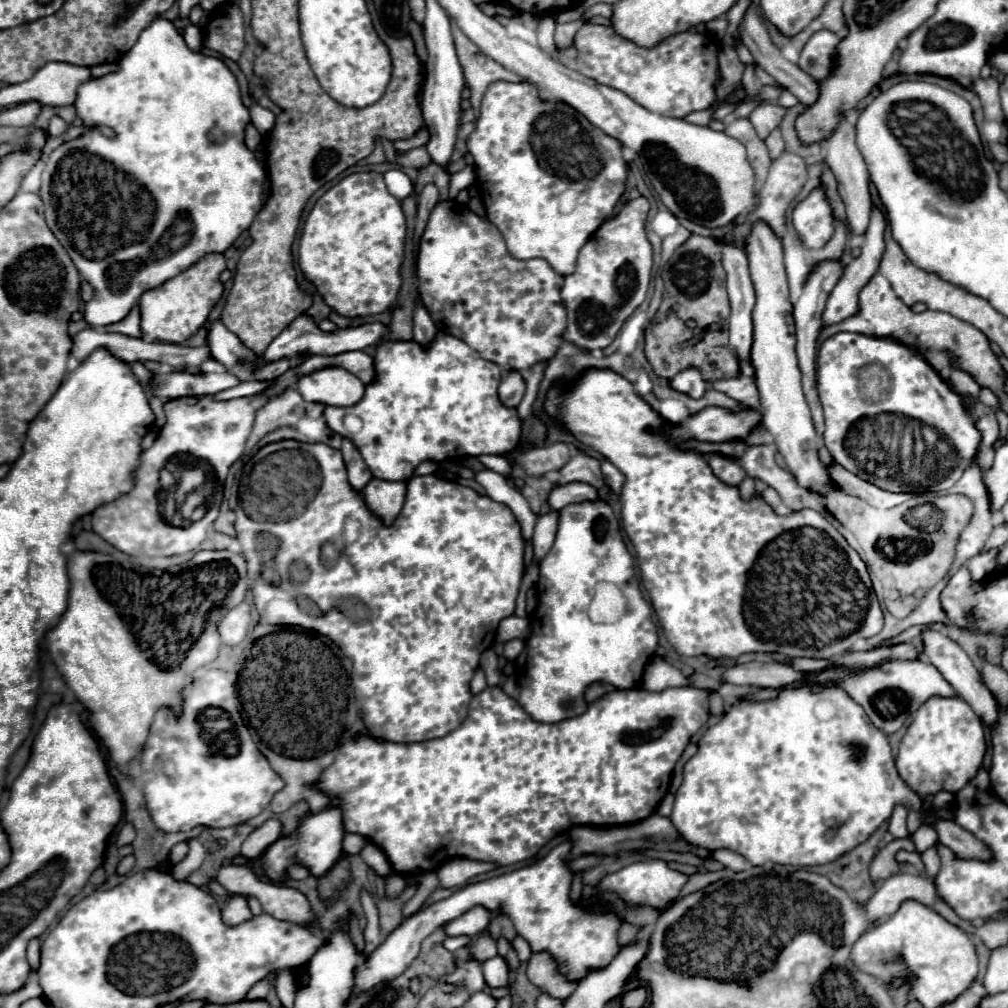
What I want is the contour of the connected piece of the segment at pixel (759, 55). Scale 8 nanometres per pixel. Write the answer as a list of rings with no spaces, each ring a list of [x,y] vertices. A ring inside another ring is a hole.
[[[747,13],[747,15],[745,15],[745,21],[743,21],[741,27],[739,27],[739,31],[741,31],[741,41],[743,41],[743,45],[751,51],[751,55],[753,55],[753,59],[755,59],[757,65],[761,65],[781,87],[785,87],[787,91],[791,91],[805,107],[815,105],[815,101],[819,99],[819,81],[813,79],[809,73],[801,71],[797,65],[793,65],[793,63],[789,63],[787,59],[781,57],[781,51],[773,45],[771,37],[769,37],[769,33],[767,33],[767,27],[765,27],[765,23],[761,21],[759,13]]]

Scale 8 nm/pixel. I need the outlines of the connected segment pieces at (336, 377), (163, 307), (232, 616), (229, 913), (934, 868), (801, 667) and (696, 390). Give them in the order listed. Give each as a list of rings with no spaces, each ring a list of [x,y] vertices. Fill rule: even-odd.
[[[325,367],[303,375],[297,381],[297,391],[305,401],[347,407],[355,405],[363,397],[365,385],[343,367]]]
[[[209,253],[193,263],[189,269],[181,271],[173,279],[165,281],[161,287],[149,289],[139,299],[141,309],[141,333],[149,341],[183,343],[195,335],[209,319],[211,309],[223,295],[223,283],[219,275],[225,271],[225,257],[221,253]]]
[[[241,603],[237,607],[233,607],[219,623],[219,635],[221,635],[221,643],[227,647],[235,647],[239,645],[249,629],[251,623],[251,607],[247,603]]]
[[[231,894],[225,901],[223,909],[221,909],[222,920],[227,925],[239,925],[245,919],[251,919],[253,913],[249,911],[249,907],[245,898],[241,895]]]
[[[931,847],[931,849],[923,851],[923,853],[921,853],[921,859],[923,859],[925,869],[927,869],[927,873],[925,873],[927,879],[929,879],[929,881],[935,881],[937,873],[939,873],[939,865],[941,865],[941,859],[939,859],[939,855],[937,855],[937,849]]]
[[[794,658],[791,661],[791,665],[797,671],[813,672],[827,667],[832,661],[831,659]]]
[[[691,367],[691,369],[685,369],[685,371],[681,371],[679,375],[675,375],[675,377],[671,379],[671,387],[673,387],[675,391],[687,393],[687,395],[699,399],[699,397],[705,393],[707,383],[703,381],[701,373],[699,373],[695,367]]]

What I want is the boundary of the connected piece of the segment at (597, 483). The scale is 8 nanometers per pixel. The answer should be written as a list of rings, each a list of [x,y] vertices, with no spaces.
[[[577,451],[577,455],[559,471],[559,475],[561,477],[557,479],[555,487],[565,485],[565,483],[573,483],[573,481],[583,481],[583,483],[597,487],[601,499],[607,499],[607,485],[601,477],[599,461],[595,457],[589,457],[585,451]]]

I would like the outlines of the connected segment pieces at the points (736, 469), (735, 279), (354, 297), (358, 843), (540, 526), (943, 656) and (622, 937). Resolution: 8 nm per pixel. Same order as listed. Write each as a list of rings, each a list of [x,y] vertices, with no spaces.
[[[713,455],[709,459],[709,465],[711,465],[713,473],[727,485],[739,485],[741,479],[745,477],[745,471],[741,469],[741,465],[729,457],[723,457],[723,455]]]
[[[723,243],[721,249],[721,261],[727,271],[727,291],[729,291],[729,301],[731,301],[731,317],[729,317],[729,349],[739,361],[749,361],[751,355],[751,343],[753,343],[753,305],[755,305],[755,295],[753,295],[753,283],[749,279],[749,265],[747,265],[747,255],[743,247],[739,245],[727,245]]]
[[[353,173],[331,187],[321,199],[317,199],[309,217],[305,219],[299,241],[299,267],[305,277],[317,287],[325,303],[345,317],[365,317],[387,309],[397,303],[401,287],[399,267],[405,249],[405,217],[401,203],[385,189],[381,173]]]
[[[345,833],[343,837],[343,853],[347,855],[357,855],[363,847],[365,847],[365,839],[361,839],[361,835],[353,835],[353,833]]]
[[[553,509],[537,517],[537,525],[533,533],[533,551],[535,551],[533,561],[541,561],[547,555],[557,533],[557,523],[559,523],[559,511]]]
[[[925,631],[925,633],[921,633],[921,639],[923,639],[923,643],[925,643],[925,653],[923,653],[923,655],[945,675],[945,679],[949,679],[949,683],[953,683],[957,695],[959,695],[961,699],[965,699],[965,701],[973,707],[973,711],[979,715],[979,719],[981,719],[987,727],[997,725],[997,717],[999,717],[999,713],[997,713],[997,701],[995,701],[995,697],[991,695],[991,691],[985,687],[985,683],[981,681],[981,675],[979,675],[979,671],[975,669],[975,665],[973,665],[973,661],[969,659],[969,655],[967,655],[955,641],[951,641],[949,637],[945,637],[943,633]]]
[[[623,923],[621,929],[619,929],[619,933],[617,933],[619,945],[625,947],[625,945],[635,937],[635,933],[637,933],[637,927],[633,927],[633,925],[629,925],[629,923]]]

